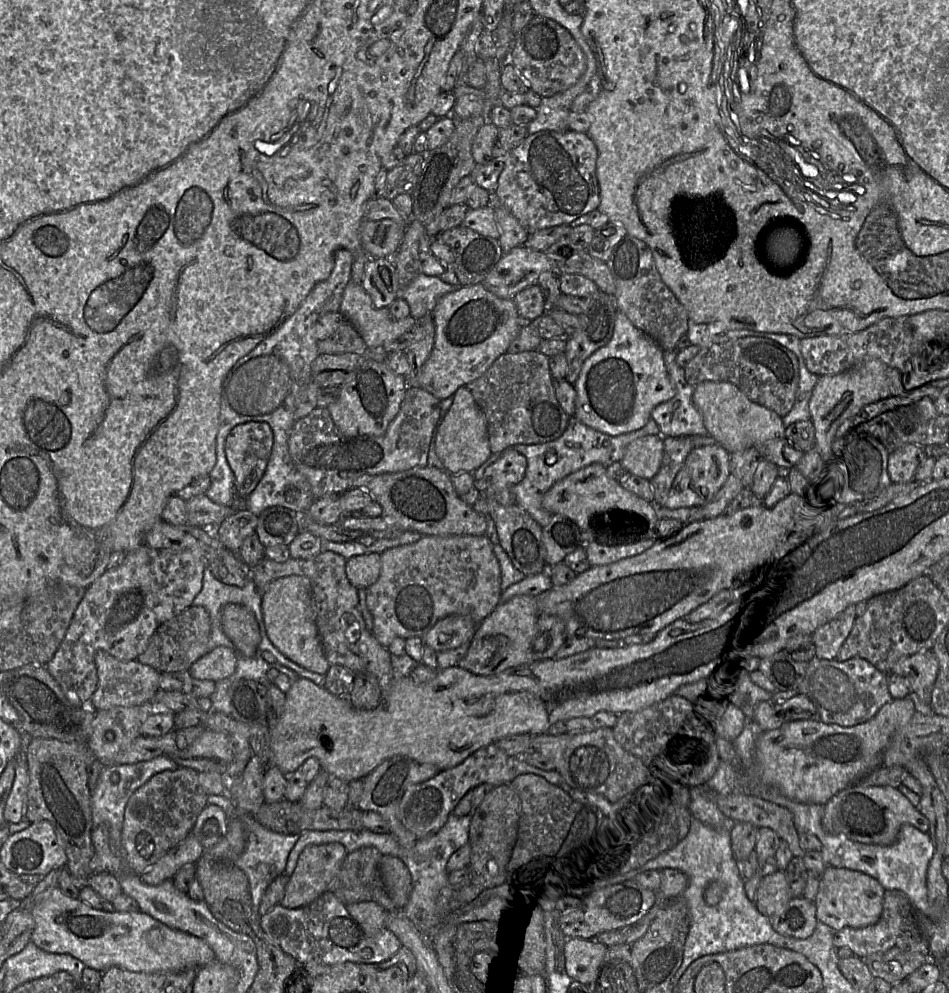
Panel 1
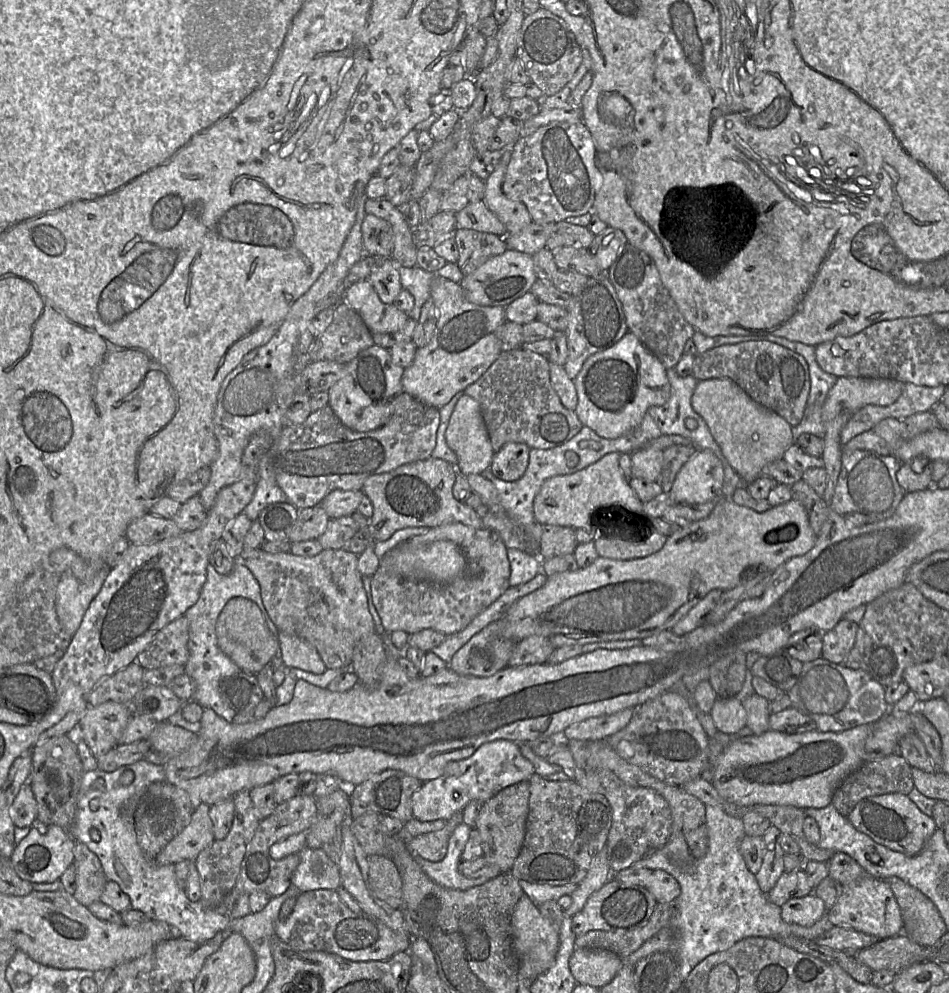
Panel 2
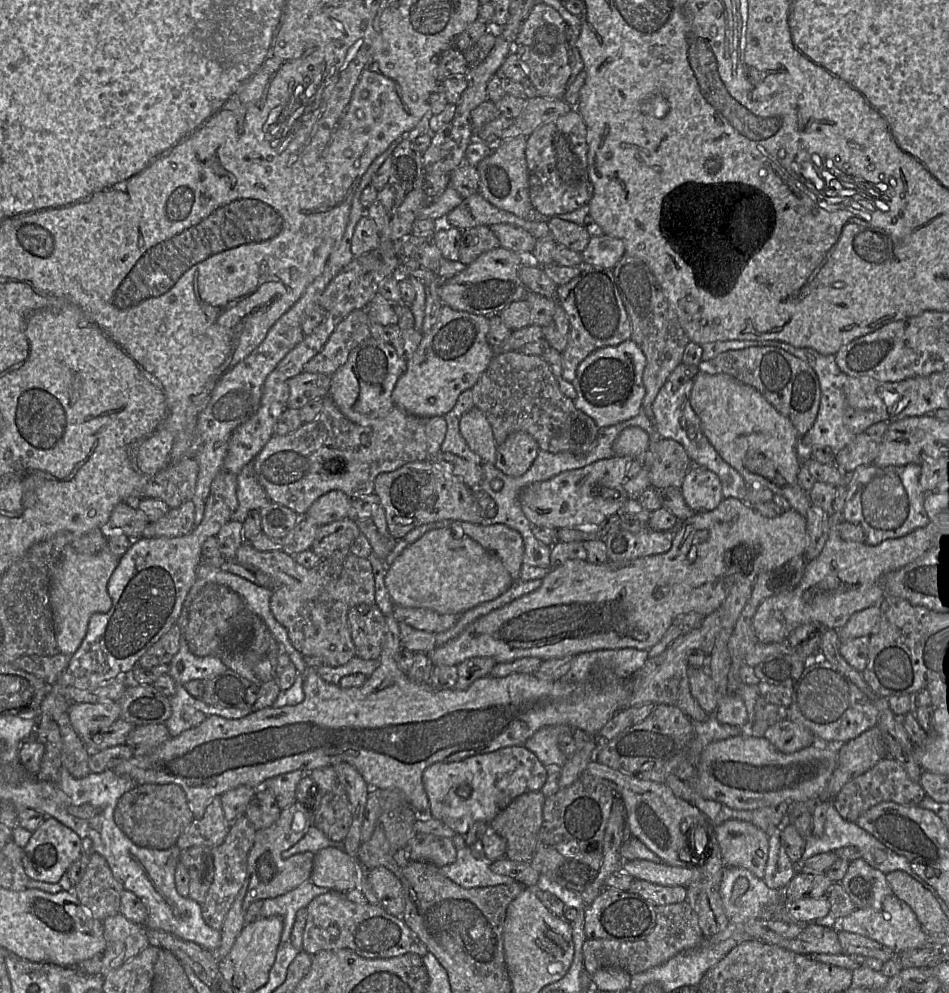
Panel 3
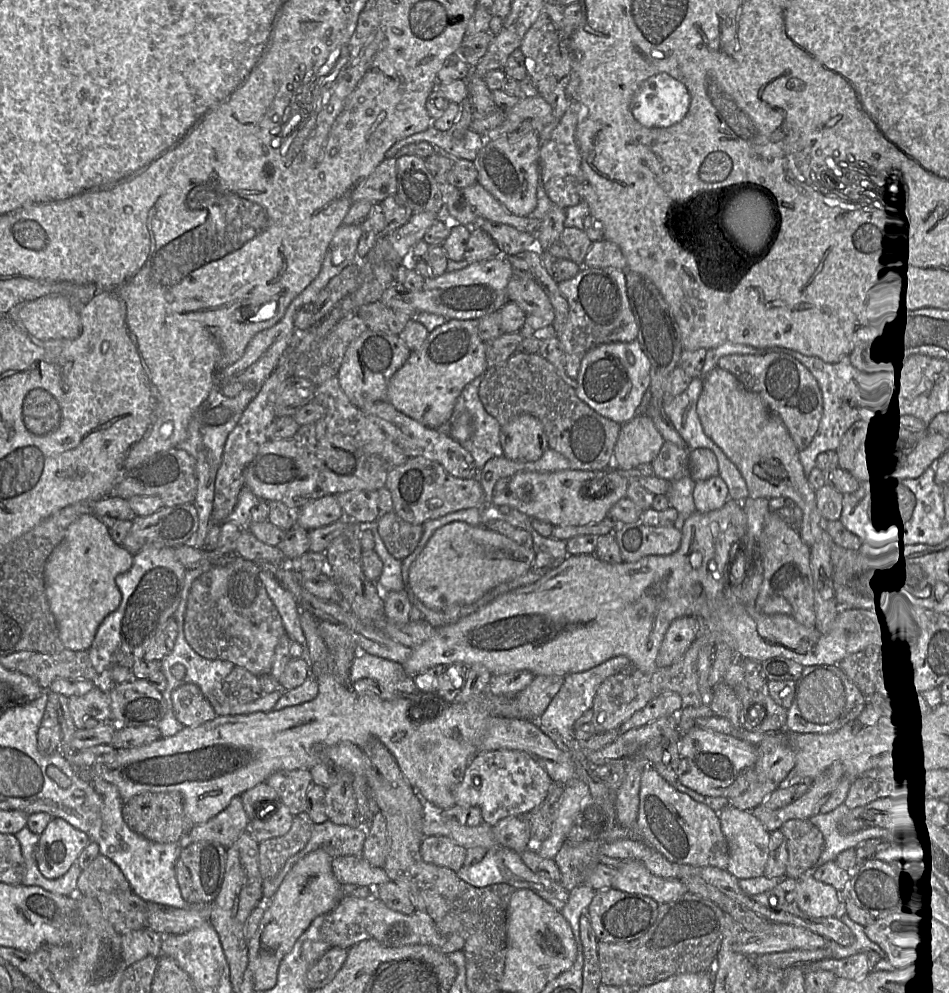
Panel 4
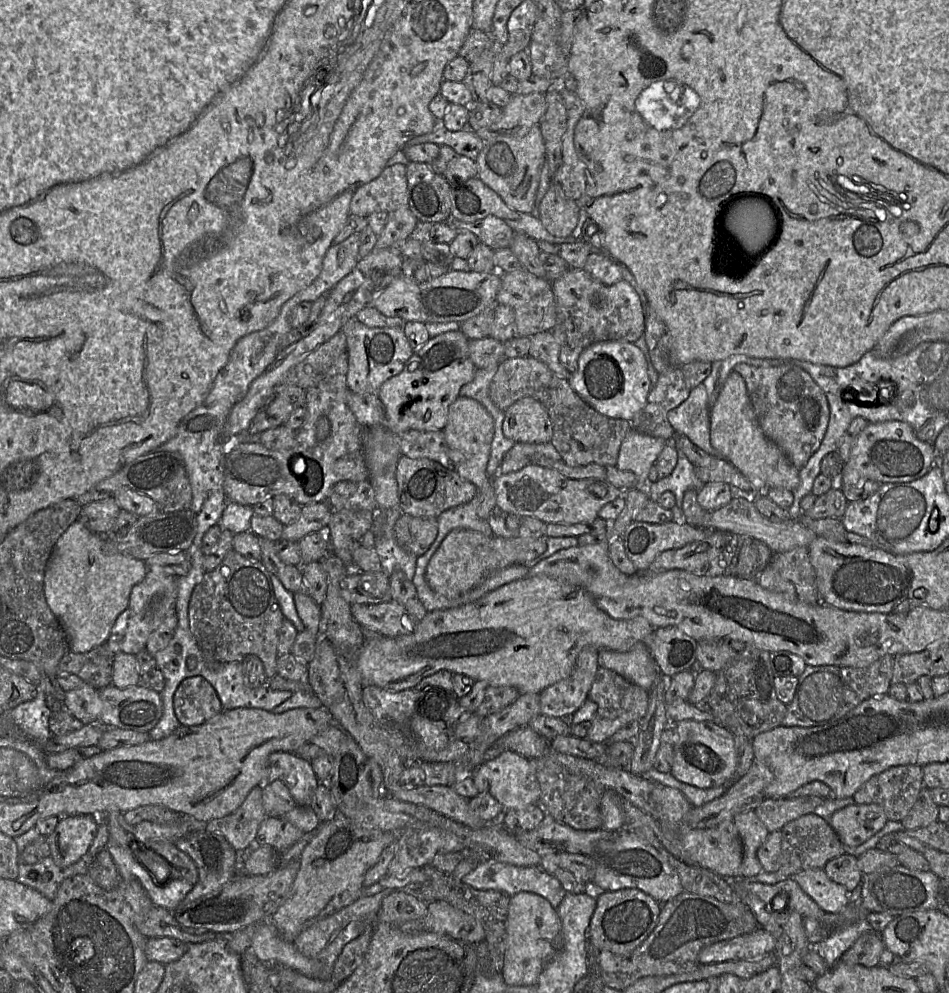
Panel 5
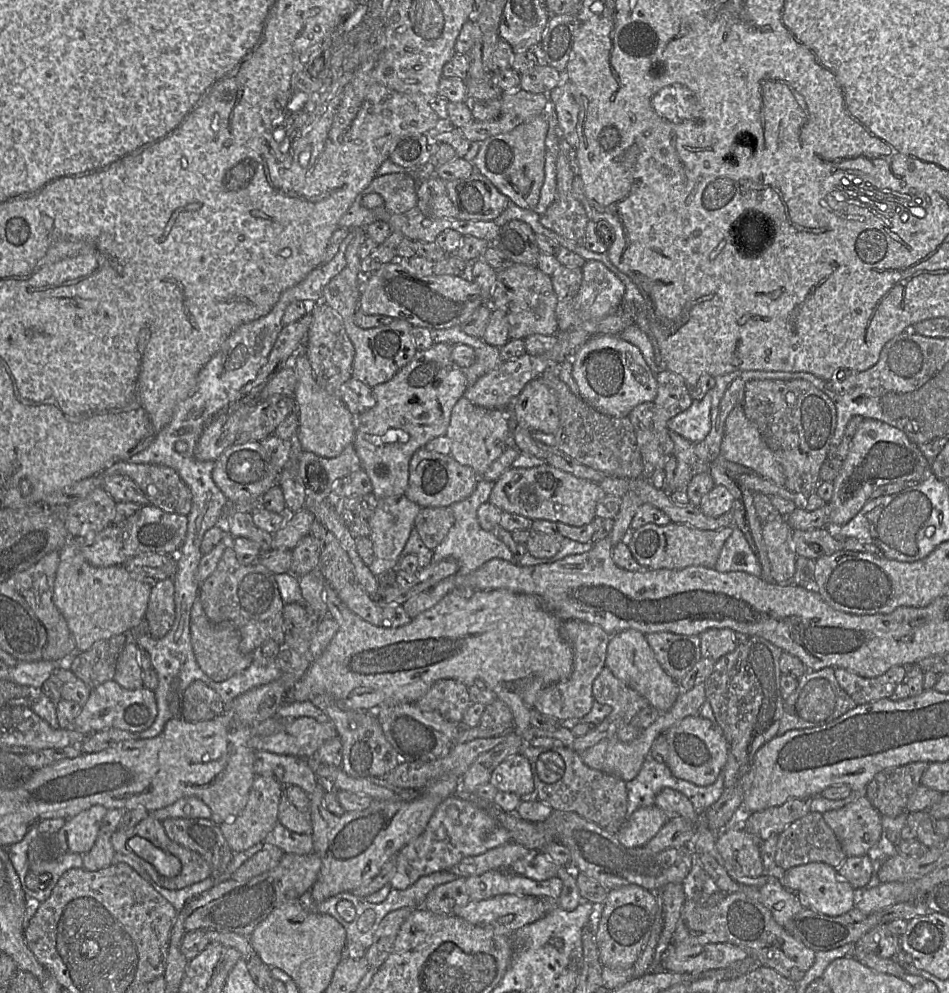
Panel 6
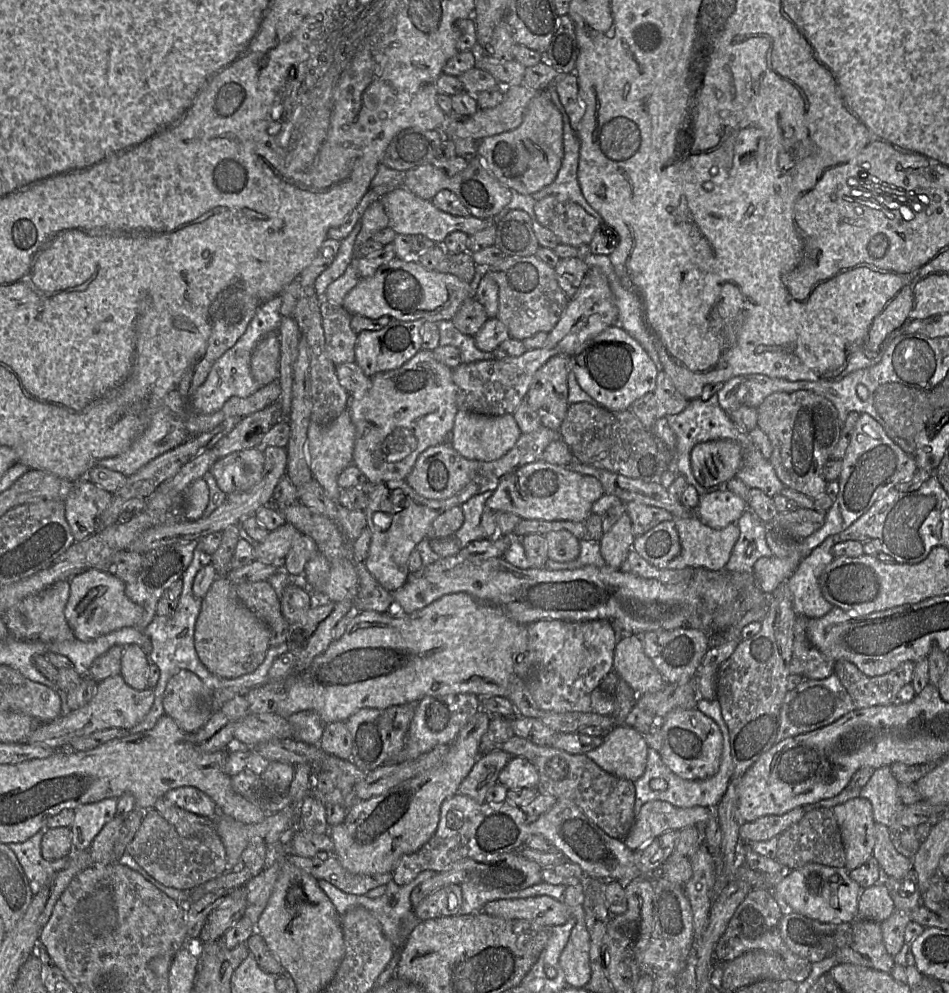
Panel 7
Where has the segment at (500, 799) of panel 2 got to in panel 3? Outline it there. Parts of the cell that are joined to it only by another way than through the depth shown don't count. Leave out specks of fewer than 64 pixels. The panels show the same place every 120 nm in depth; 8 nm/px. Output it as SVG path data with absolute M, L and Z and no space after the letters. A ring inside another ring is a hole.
M541 791L526 792L515 798L489 826L506 841L505 857L530 862L543 822L546 796Z

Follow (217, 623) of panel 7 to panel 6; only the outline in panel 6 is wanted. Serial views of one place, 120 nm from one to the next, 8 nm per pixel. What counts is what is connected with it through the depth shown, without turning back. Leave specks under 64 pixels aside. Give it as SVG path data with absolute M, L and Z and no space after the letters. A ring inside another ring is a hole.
M199 595L195 599L190 614L190 639L199 668L213 681L222 682L249 667L252 653L243 654L239 650L241 636L230 622L212 623L206 616Z

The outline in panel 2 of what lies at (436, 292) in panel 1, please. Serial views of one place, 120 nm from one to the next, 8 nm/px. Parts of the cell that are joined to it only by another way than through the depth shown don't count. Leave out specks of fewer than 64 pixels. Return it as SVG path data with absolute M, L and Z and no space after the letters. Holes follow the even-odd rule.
M398 266L400 281L403 289L408 290L415 298L414 308L409 313L410 317L417 321L420 318L422 306L431 298L431 283L435 273L427 272L416 266Z

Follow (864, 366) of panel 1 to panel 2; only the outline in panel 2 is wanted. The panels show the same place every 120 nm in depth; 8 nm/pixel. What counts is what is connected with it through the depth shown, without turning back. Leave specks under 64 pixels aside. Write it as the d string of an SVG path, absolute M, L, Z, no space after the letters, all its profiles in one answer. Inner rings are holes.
M839 377L830 389L822 408L822 421L825 426L824 450L821 459L828 475L824 500L830 504L841 471L842 445L840 433L851 416L866 405L886 406L894 403L902 394L904 383L890 378Z

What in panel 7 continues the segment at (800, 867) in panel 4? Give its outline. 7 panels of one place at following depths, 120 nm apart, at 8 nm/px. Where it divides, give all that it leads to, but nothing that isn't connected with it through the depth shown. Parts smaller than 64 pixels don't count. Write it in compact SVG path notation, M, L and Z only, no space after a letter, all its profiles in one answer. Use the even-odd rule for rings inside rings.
M818 808L806 812L804 816L781 833L777 838L776 860L787 869L796 869L809 863L818 863L842 868L846 864L846 854L841 831L830 808Z

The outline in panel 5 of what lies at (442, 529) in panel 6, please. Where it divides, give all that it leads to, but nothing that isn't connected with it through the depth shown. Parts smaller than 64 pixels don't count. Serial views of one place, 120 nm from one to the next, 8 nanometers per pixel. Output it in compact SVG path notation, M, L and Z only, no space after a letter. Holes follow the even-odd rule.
M402 513L393 528L398 545L420 557L435 541L438 534L438 521L434 517L421 518Z

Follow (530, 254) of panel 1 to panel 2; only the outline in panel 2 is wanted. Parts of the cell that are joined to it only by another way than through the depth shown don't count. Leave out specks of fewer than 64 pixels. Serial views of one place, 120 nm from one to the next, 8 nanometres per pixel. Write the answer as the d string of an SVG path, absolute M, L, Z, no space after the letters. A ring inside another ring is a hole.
M507 249L504 253L488 259L474 272L464 276L459 284L469 302L480 306L505 308L529 292L537 279L533 256Z

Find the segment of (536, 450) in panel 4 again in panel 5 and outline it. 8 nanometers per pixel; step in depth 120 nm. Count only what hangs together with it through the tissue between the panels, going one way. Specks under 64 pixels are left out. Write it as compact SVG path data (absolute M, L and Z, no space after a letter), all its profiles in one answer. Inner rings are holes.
M531 397L512 404L503 421L503 434L514 443L546 443L553 435L553 426L545 407Z

